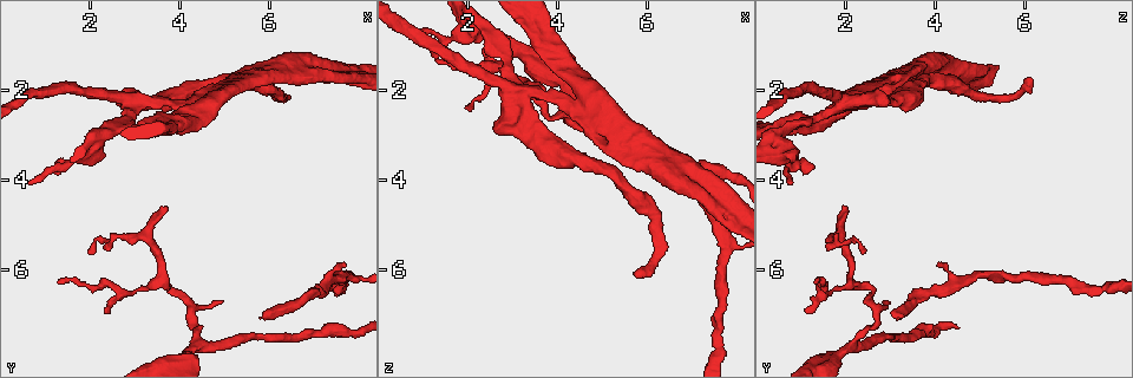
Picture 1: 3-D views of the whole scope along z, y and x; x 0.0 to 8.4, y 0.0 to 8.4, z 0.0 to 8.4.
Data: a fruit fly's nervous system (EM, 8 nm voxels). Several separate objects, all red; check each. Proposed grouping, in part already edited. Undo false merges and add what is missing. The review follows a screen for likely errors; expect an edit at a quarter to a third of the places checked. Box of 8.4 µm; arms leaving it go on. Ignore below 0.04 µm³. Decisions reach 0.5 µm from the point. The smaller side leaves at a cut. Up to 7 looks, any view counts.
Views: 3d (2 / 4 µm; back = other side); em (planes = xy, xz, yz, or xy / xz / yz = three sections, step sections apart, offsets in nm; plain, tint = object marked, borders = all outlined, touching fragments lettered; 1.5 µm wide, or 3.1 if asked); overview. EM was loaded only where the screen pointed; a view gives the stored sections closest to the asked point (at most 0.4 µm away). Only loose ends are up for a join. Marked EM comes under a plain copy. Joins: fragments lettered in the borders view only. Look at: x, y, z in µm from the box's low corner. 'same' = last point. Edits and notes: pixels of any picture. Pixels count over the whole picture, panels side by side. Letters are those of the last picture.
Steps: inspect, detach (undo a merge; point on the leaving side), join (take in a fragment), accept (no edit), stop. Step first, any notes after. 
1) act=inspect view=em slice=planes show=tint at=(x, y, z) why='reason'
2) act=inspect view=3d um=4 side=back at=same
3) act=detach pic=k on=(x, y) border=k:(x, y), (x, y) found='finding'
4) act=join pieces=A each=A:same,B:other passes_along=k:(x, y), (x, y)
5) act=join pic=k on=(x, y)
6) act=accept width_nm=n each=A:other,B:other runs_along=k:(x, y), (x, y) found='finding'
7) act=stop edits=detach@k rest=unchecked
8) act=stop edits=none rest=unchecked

act=inspect view=em slice=yz step=4 show=borders at=(3.00, 2.25, 2.15) why='calibre changes'

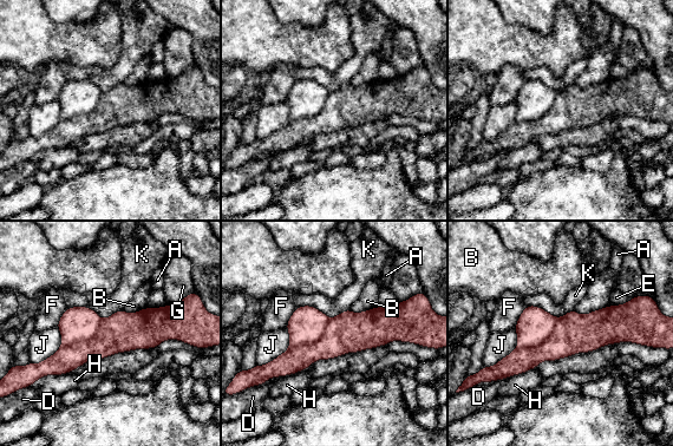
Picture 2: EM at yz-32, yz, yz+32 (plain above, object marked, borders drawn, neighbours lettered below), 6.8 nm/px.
act=detach pic=2 on=(573, 333) width_nm=320 longest_contact=K:360nm each=A:other,B:other,D:other,E:other,F:other,G:other,H:other,J:other,K:other found='two neurons meet here'

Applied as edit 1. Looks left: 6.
act=inspect view=overview why='redraw'

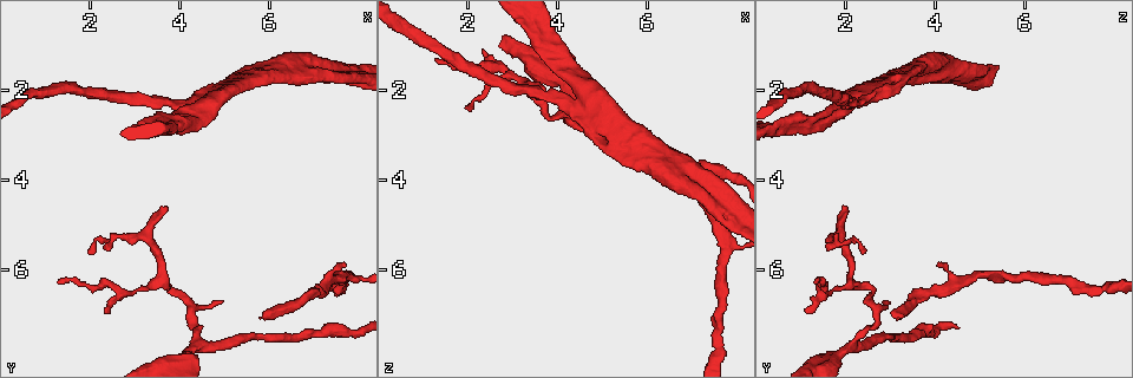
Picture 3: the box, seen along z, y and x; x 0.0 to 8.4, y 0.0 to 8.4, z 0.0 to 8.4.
act=inspect view=3d um=2 at=(4.95, 6.75, 2.95) why='free end'

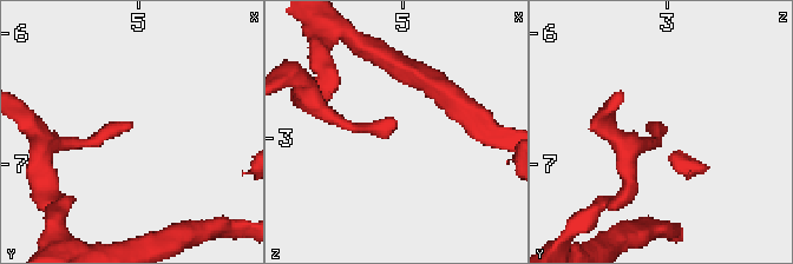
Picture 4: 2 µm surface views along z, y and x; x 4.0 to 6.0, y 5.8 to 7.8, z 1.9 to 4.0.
act=inspect view=em slice=xy step=8 show=borders at=(4.96, 6.68, 2.90)

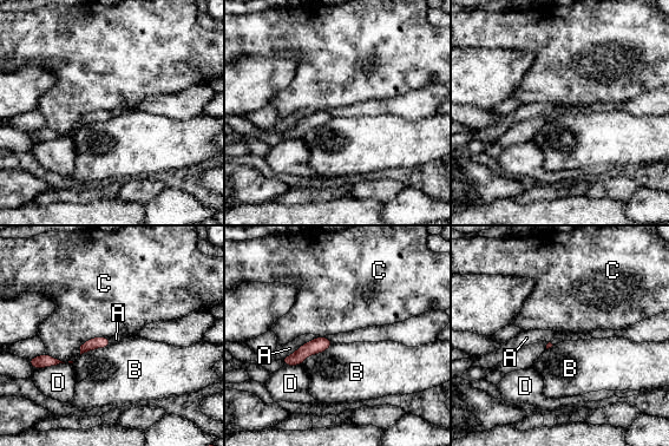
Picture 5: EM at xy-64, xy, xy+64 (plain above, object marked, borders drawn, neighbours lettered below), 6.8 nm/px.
act=accept each=A:other,B:other,C:other,D:other runs_along=5:(328, 343), (286, 361) found='no lettered fragment goes on from it'

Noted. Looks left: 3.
act=inspect view=3d um=4 side=back at=(1.95, 5.60, 2.40) why='branch stops here'

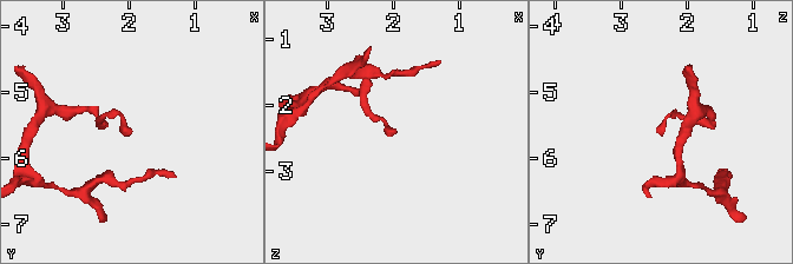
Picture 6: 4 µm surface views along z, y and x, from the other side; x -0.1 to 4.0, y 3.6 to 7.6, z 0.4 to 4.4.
act=inspect view=em slice=yz step=4 show=borders at=(2.00, 5.65, 2.45) why='now the EM'

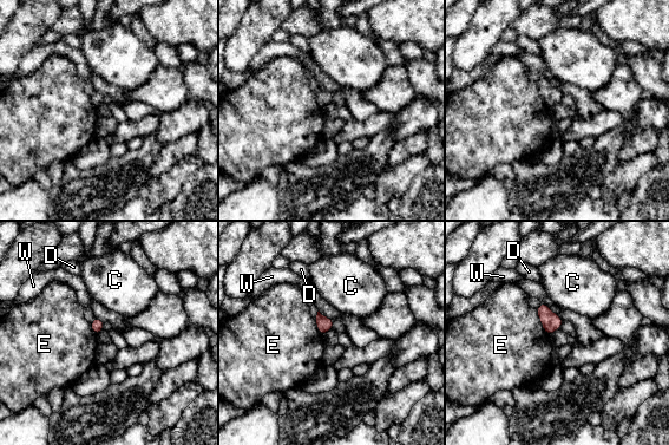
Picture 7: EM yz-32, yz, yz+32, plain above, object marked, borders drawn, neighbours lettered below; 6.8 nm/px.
act=accept each=C:other,D:other,E:other,W:other border=7:(535, 309), (544, 332), (549, 336) found='no lettered fragment goes on from it'

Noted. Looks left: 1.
act=stop edits=detach@2 rest=unchecked

